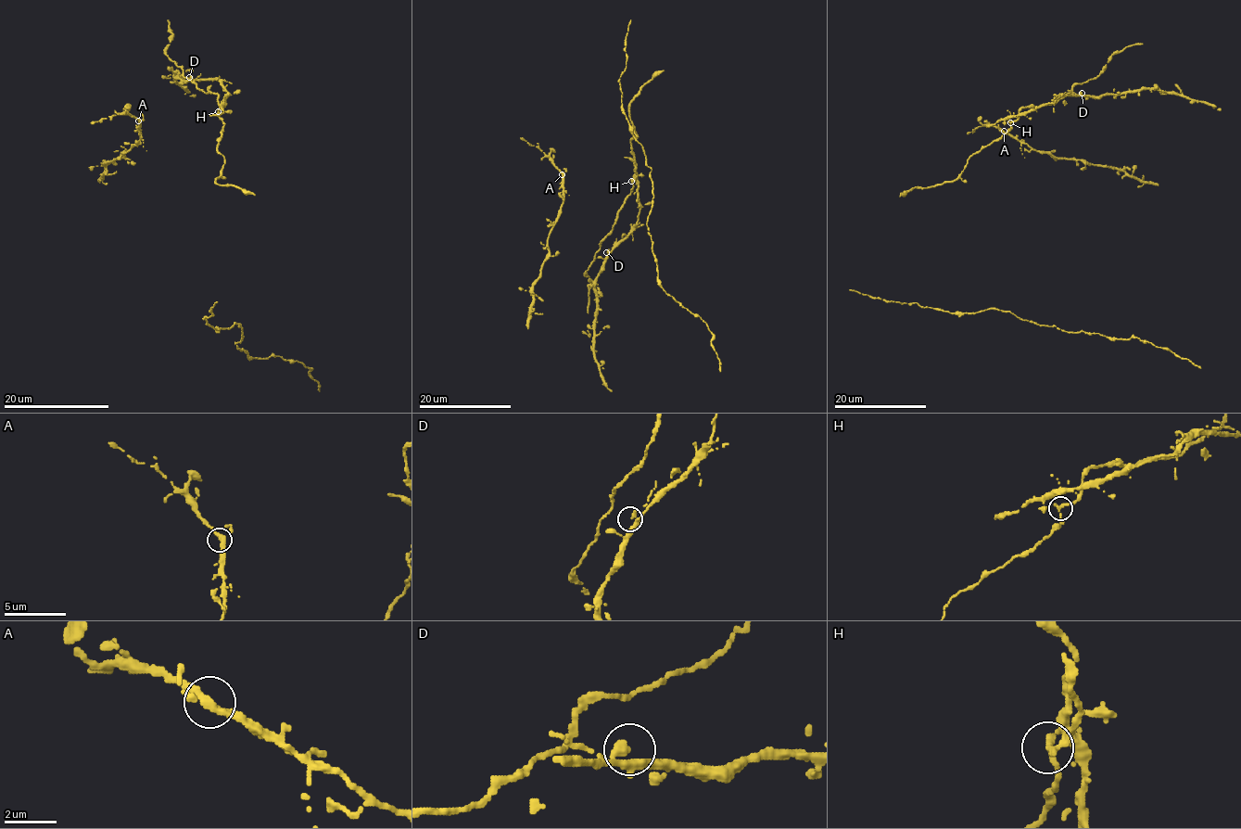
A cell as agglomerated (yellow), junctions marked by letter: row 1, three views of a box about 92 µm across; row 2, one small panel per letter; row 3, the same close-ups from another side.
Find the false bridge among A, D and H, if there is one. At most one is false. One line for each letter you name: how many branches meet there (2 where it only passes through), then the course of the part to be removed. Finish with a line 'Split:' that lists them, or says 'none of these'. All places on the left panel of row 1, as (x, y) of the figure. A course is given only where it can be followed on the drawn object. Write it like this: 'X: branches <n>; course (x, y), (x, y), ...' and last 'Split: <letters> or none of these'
H: branches 3; course (217, 111), (220, 108), (217, 95), (198, 89), (183, 76), (182, 67), (166, 53), (171, 33), (167, 20)
Split: H

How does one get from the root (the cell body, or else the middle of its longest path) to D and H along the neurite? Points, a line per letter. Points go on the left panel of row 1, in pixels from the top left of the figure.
D: (245, 195), (216, 183), (223, 164), (217, 151), (223, 127), (219, 108), (226, 92), (217, 80), (189, 77)
H: (245, 195), (240, 188), (216, 183), (223, 164), (223, 158), (217, 151), (223, 123), (217, 111)

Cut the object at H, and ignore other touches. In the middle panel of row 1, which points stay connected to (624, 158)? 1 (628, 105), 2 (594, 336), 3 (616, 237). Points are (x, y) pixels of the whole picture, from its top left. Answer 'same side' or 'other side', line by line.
1: other side
2: same side
3: same side

